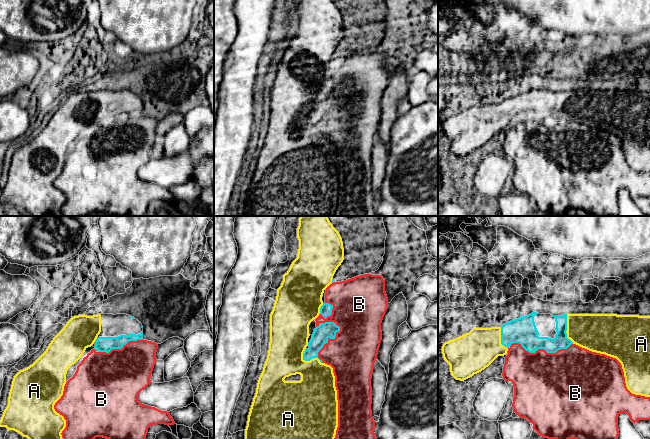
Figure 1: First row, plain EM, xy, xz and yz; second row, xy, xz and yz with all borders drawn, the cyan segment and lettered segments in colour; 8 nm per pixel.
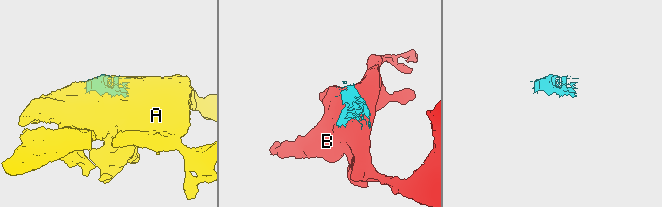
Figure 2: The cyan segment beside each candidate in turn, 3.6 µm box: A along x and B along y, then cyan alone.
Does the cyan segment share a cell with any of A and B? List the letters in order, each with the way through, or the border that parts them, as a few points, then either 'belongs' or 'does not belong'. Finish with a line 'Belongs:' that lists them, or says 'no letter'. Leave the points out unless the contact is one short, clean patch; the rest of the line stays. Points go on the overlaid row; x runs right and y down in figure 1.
A: belongs
B: does not belong
Belongs: A

